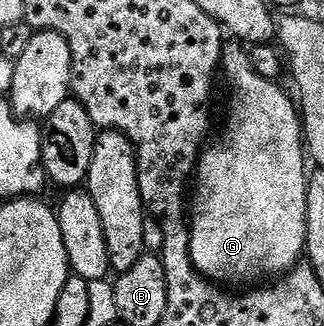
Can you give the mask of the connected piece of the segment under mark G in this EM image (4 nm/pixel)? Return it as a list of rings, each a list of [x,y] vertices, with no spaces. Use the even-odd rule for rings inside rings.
[[[225,45],[222,59],[222,74],[228,77],[228,86],[232,89],[232,95],[228,98],[224,135],[201,153],[194,171],[196,191],[190,194],[190,226],[193,230],[190,252],[197,262],[197,272],[208,281],[228,288],[248,288],[273,276],[287,274],[304,254],[308,191],[308,174],[304,170],[306,139],[302,114],[293,95],[288,95],[279,86],[279,81],[258,76],[258,72],[252,70],[248,50],[243,45],[233,45]]]

